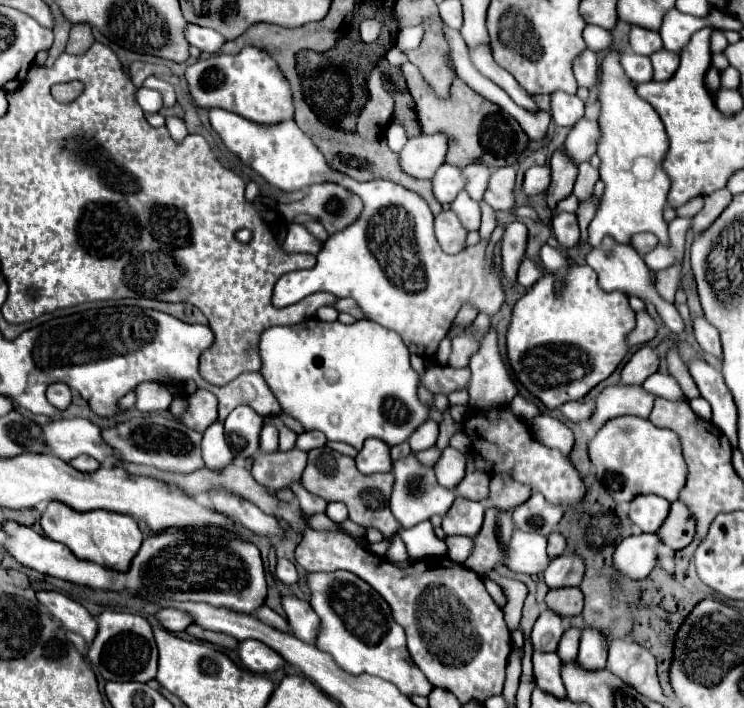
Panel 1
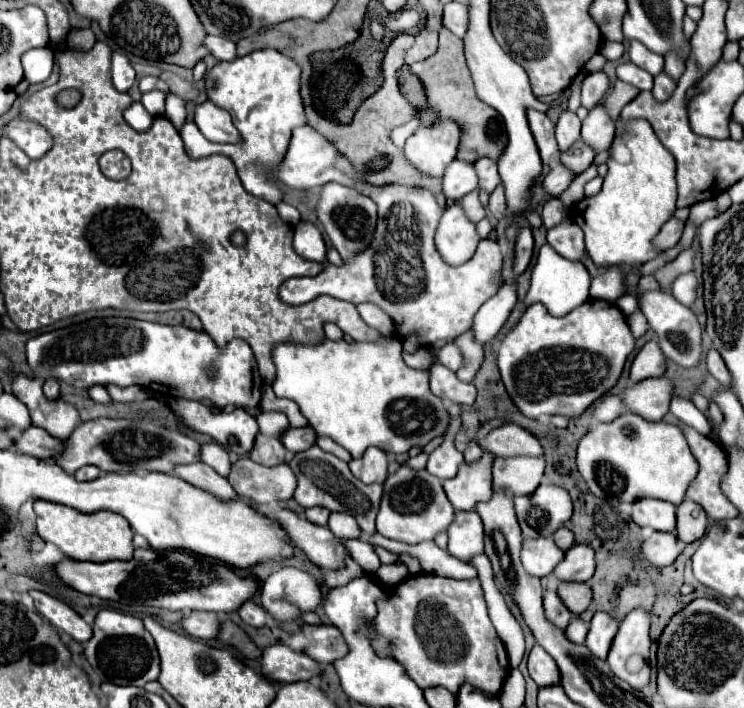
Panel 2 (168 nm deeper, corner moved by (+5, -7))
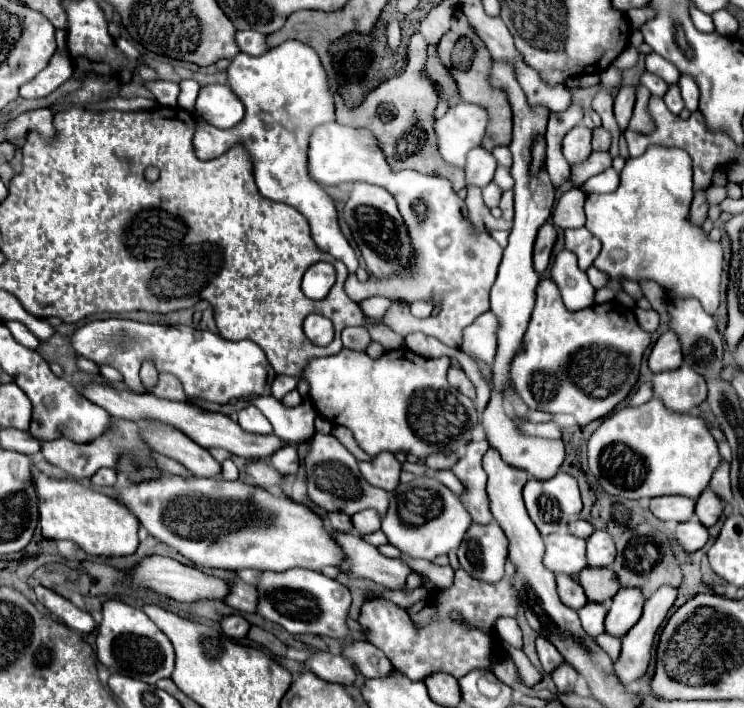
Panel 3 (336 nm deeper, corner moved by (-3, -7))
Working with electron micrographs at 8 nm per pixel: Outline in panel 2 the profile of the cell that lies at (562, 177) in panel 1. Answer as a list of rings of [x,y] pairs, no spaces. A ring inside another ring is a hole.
[[[582,140],[574,142],[566,152],[560,154],[560,164],[566,166],[574,176],[582,174],[594,160],[594,152]]]

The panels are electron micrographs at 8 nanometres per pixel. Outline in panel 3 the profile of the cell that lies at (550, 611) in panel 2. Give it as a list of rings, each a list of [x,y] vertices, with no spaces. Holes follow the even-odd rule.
[[[558,574],[556,580],[558,580],[558,594],[560,594],[560,598],[566,606],[570,606],[574,610],[580,610],[588,602],[588,598],[584,594],[584,588],[572,576]]]

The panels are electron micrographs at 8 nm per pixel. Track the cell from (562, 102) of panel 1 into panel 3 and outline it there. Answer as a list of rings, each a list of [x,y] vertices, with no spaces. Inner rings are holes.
[[[574,126],[562,142],[562,154],[570,166],[582,164],[592,154],[592,132],[586,126]]]

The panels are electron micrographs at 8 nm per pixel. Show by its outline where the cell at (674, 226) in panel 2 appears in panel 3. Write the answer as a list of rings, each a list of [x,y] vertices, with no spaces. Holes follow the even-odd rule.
[[[698,190],[698,192],[694,192],[694,200],[692,200],[692,206],[690,206],[690,220],[696,222],[698,226],[702,226],[706,216],[708,216],[706,190]]]

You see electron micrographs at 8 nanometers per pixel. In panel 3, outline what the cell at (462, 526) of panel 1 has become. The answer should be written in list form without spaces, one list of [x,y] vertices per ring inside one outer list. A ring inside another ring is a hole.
[[[498,524],[470,526],[458,548],[460,566],[478,580],[496,584],[504,576],[508,558],[508,538]]]

